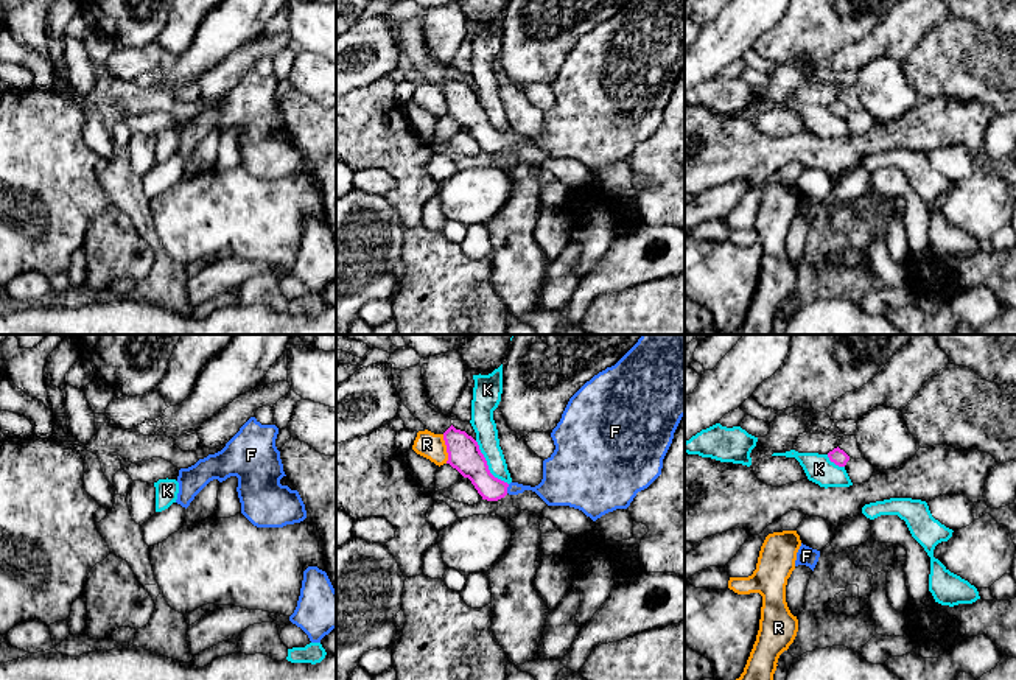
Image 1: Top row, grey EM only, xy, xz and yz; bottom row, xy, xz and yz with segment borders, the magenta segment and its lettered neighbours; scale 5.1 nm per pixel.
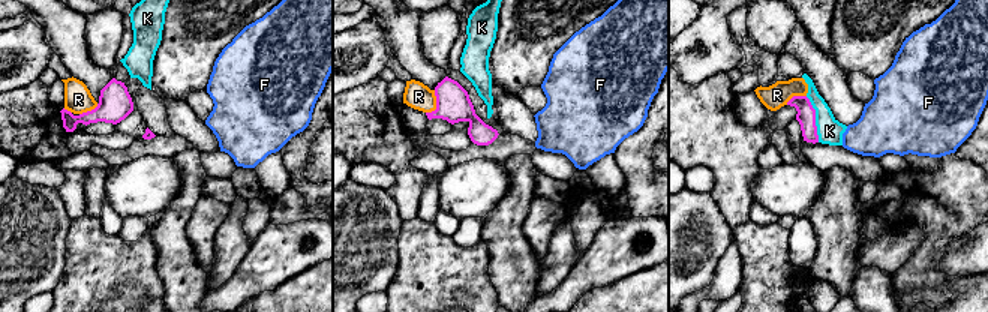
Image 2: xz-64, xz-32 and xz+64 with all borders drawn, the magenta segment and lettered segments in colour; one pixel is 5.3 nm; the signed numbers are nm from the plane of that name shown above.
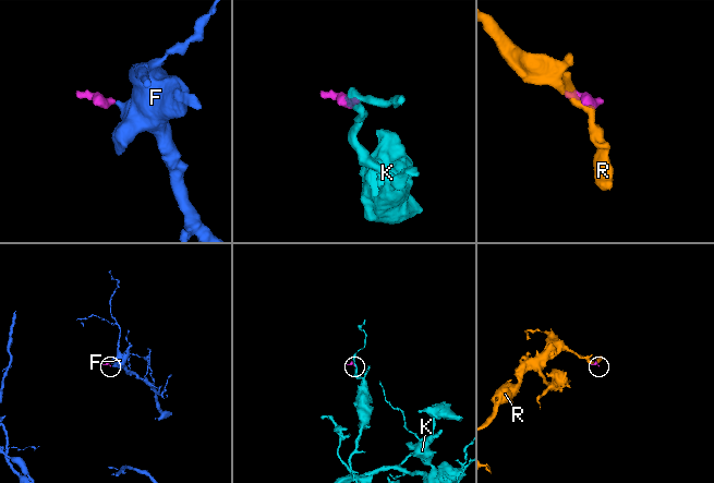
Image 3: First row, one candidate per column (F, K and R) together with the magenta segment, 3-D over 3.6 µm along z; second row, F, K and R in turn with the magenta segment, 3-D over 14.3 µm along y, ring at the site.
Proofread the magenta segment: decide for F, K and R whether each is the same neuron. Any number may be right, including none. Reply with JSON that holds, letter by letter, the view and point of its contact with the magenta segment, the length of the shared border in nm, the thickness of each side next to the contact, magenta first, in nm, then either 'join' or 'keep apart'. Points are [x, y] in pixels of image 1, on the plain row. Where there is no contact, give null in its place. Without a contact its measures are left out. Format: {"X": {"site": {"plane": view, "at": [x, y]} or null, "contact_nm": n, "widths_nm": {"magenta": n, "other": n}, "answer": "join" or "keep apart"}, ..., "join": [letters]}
{"F": {"site": {"plane": "xz", "at": [506, 140]}, "contact_nm": 50, "widths_nm": {"magenta": 160, "other": 160}, "answer": "join"}, "K": {"site": {"plane": "xz", "at": [487, 117]}, "contact_nm": 280, "widths_nm": {"magenta": 170, "other": 120}, "answer": "keep apart"}, "R": {"site": {"plane": "xz", "at": [447, 100]}, "contact_nm": 150, "widths_nm": {"magenta": 170, "other": 140}, "answer": "keep apart"}, "join": ["F"]}

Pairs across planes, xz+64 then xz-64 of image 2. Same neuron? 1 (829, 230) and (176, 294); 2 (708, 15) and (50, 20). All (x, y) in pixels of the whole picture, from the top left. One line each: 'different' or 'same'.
1: same
2: different

